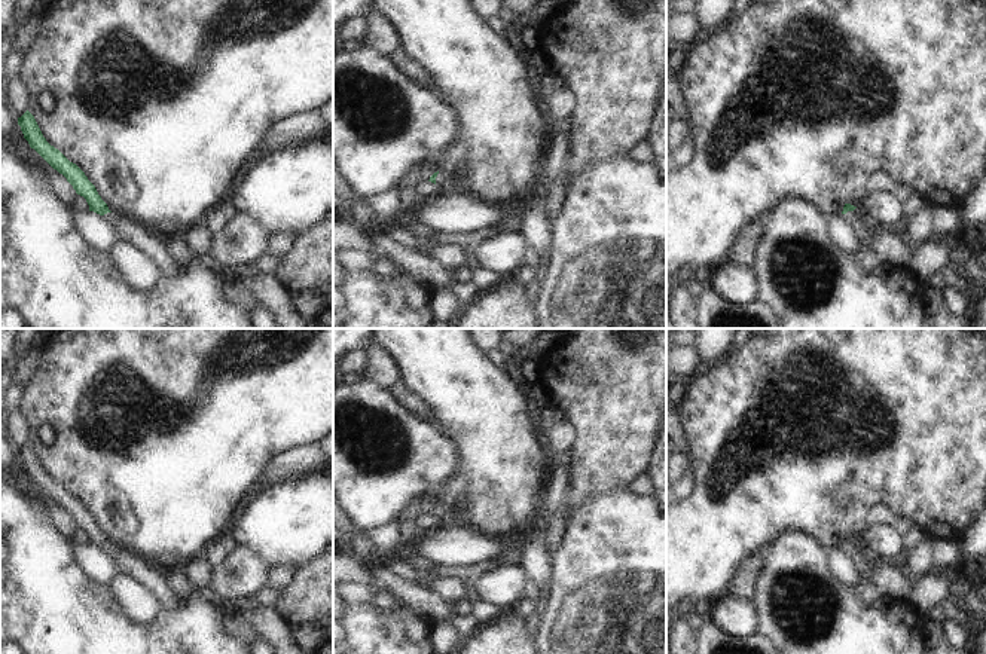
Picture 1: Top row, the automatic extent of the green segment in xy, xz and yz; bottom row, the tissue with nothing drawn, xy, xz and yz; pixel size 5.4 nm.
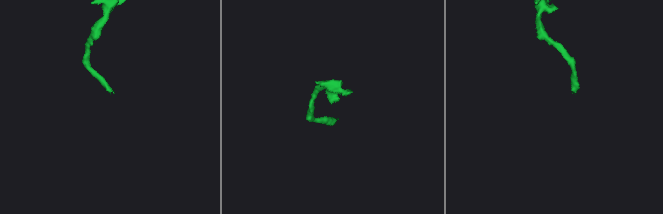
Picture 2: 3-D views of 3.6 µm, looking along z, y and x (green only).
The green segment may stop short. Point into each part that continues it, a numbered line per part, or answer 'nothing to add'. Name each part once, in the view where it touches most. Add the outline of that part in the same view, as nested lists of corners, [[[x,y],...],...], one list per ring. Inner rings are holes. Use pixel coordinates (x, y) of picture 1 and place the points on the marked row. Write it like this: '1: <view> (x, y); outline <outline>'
1: yz (863, 231); outline [[[855,208],[854,211],[848,211],[846,214],[842,214],[848,224],[855,230],[857,238],[861,244],[861,250],[869,250],[871,245],[871,230],[870,226],[858,218],[860,208]]]

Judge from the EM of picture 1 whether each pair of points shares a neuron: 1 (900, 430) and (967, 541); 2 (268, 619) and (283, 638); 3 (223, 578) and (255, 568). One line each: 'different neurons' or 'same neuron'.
1: different neurons
2: same neuron
3: same neuron

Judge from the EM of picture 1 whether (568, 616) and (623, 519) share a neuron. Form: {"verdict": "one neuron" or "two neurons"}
{"verdict": "one neuron"}

